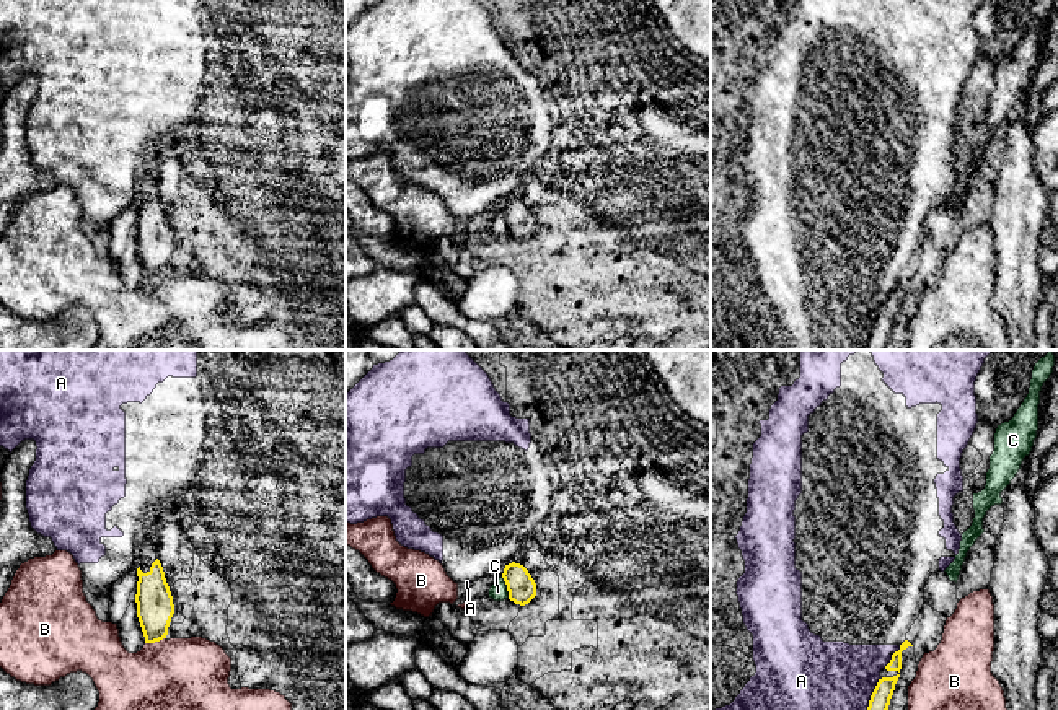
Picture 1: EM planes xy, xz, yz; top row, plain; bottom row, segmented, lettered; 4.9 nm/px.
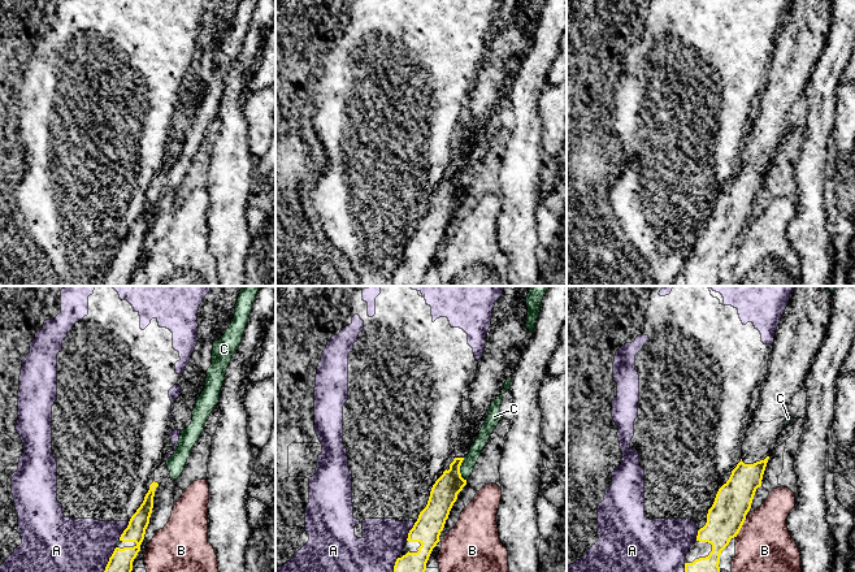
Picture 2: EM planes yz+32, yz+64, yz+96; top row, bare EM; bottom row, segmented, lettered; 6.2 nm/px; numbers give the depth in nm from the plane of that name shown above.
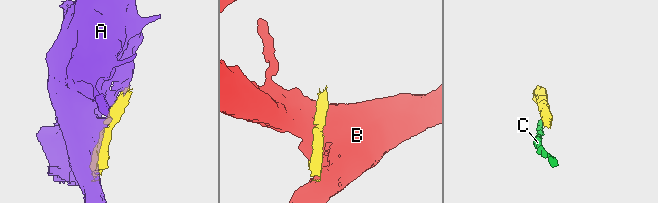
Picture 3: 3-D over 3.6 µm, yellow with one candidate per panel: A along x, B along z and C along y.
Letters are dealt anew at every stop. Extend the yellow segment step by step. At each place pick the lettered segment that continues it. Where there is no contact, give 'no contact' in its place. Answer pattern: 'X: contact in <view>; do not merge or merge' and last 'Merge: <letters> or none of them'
A: contact in yz; do not merge
B: contact in xy; do not merge
C: contact in xz; do not merge
Merge: none of them

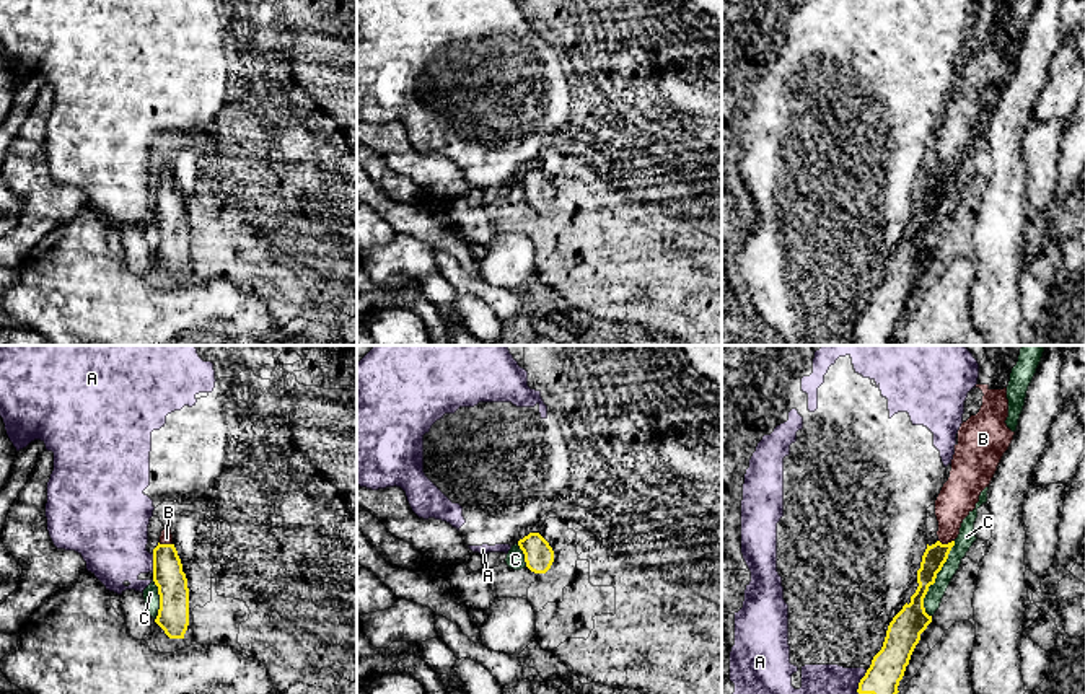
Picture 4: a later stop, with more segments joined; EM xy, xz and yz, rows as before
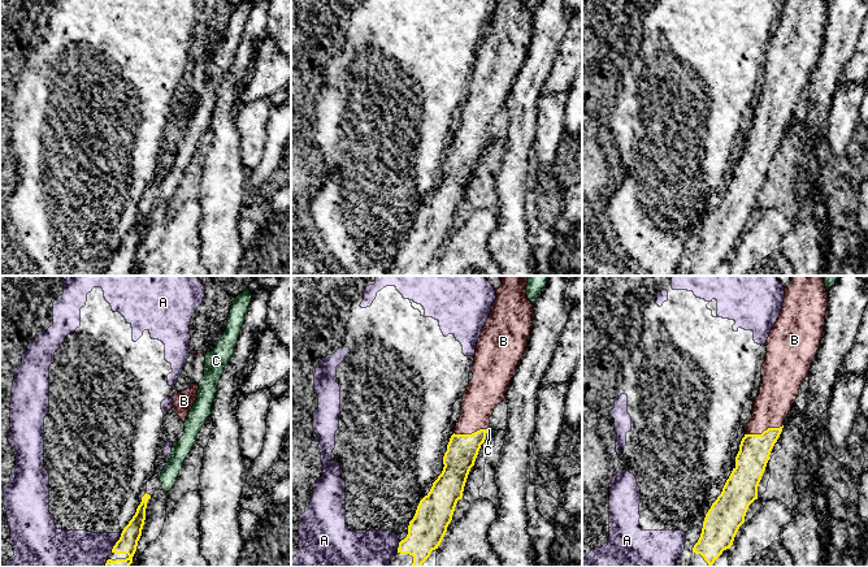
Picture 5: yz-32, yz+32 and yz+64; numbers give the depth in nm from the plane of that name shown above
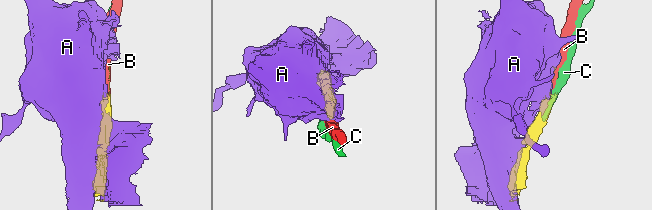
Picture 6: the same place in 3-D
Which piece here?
A: contact in yz; do not merge
B: contact in yz; merge
C: contact in yz; do not merge
Merge: B

